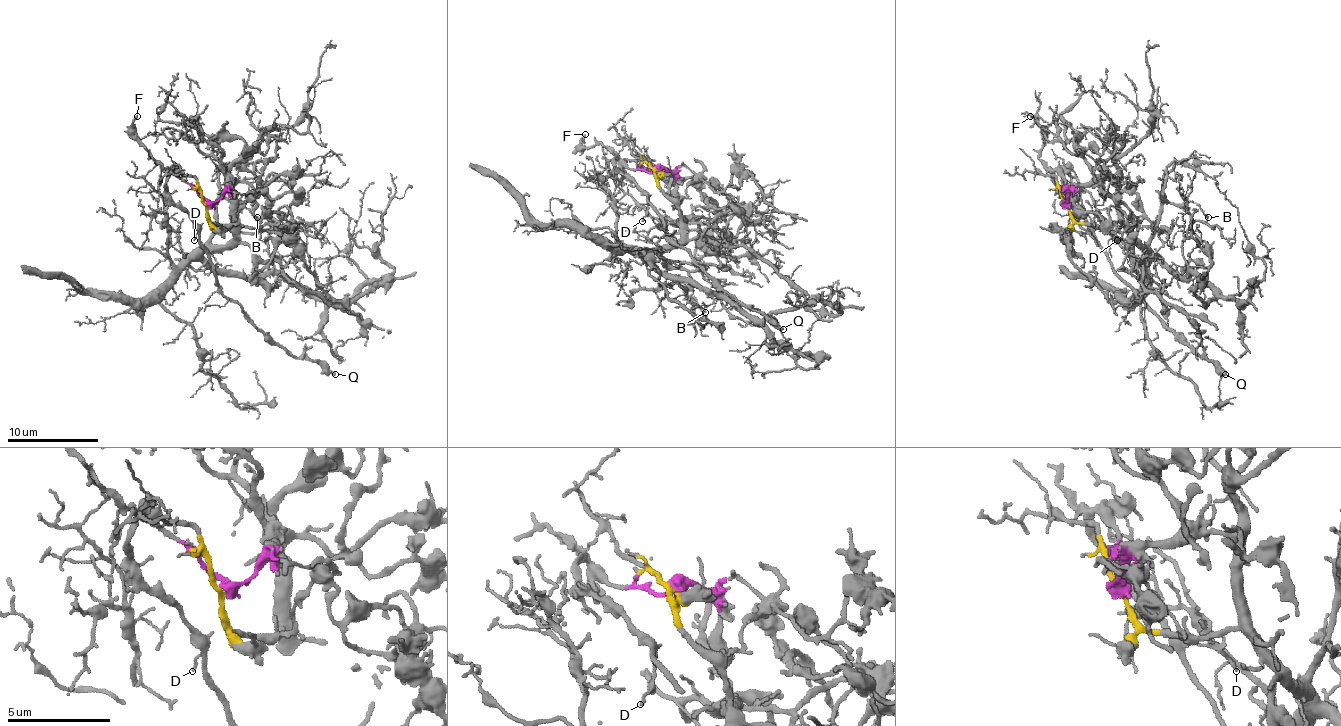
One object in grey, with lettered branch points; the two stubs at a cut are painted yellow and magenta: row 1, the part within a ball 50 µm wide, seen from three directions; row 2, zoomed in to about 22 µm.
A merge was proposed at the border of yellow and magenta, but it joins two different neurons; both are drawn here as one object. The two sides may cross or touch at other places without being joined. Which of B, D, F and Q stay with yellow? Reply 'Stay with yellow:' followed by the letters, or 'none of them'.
Stay with yellow: B

